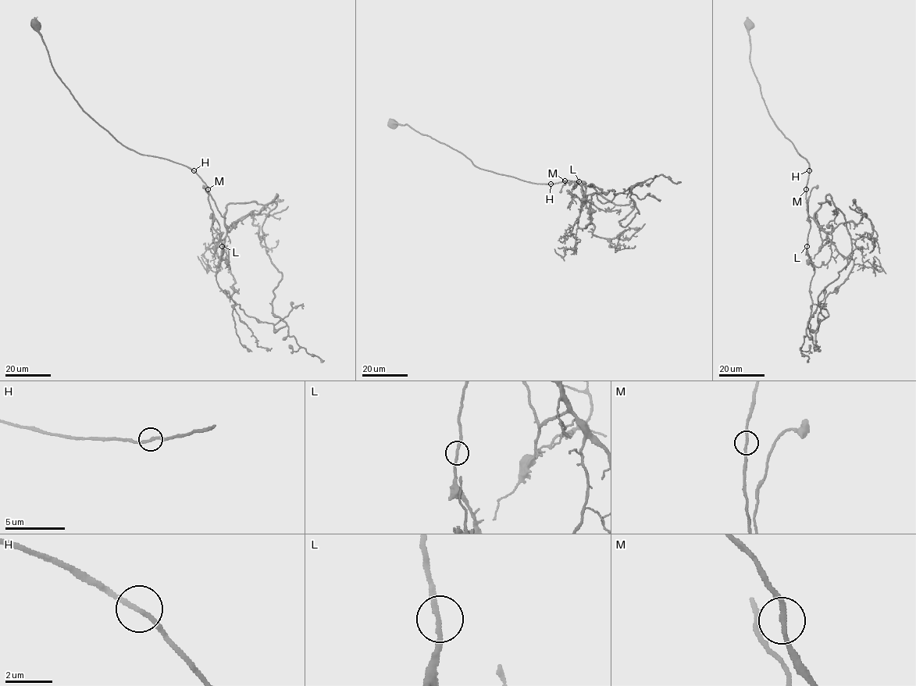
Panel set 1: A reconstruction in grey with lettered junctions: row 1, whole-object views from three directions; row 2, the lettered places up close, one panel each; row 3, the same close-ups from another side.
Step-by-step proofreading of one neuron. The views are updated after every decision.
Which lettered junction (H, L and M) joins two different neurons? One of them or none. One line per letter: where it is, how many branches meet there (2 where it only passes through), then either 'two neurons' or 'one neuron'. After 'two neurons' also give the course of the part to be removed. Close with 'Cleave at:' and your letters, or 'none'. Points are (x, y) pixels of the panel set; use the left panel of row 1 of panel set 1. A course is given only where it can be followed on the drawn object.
H: at (194, 170); 2 branches meet; one neuron
L: at (222, 246); 2 branches meet; one neuron
M: at (208, 189); 2 branches meet; one neuron
Cleave at: none

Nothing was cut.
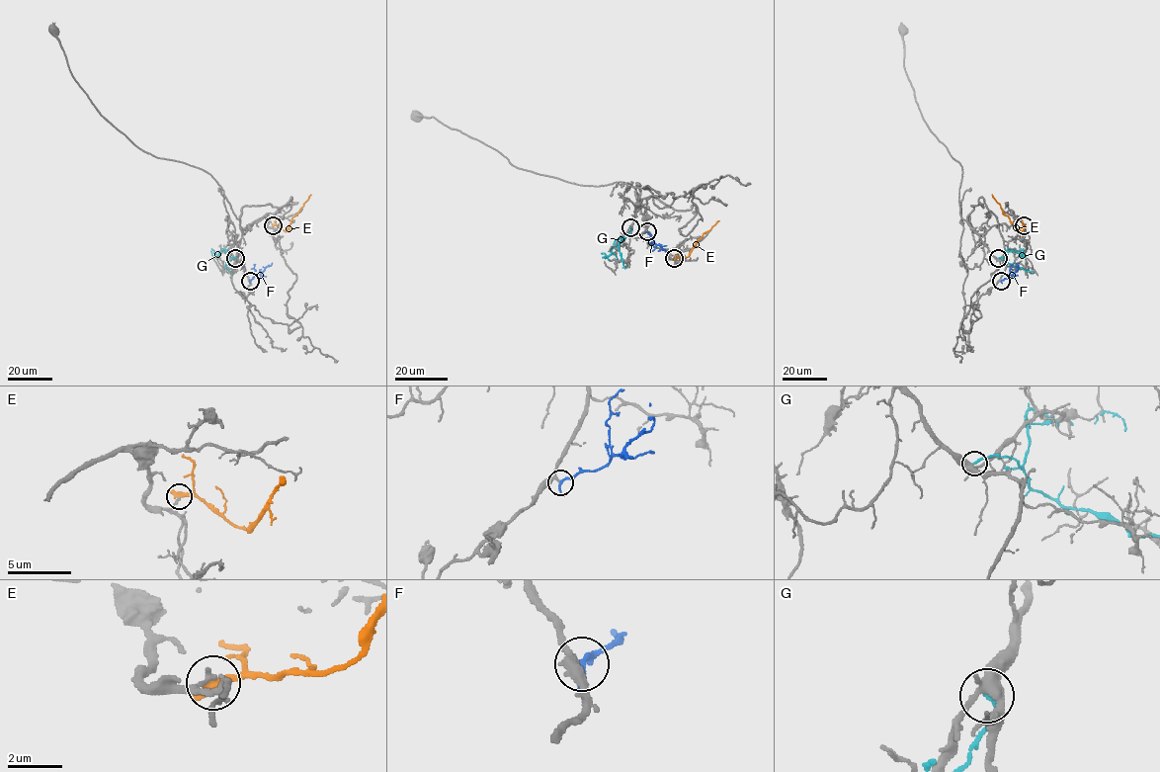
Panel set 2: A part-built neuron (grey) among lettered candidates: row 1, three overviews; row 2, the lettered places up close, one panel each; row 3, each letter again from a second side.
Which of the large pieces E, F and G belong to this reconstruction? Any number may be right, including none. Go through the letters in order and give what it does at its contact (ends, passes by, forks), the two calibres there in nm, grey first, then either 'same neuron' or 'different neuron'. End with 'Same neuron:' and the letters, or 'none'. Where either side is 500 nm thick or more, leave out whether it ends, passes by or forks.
E: it ends | 180/480 nm | different neuron
F: it ends | 200/220 nm | same neuron
G: it ends | 400/190 nm | different neuron
Same neuron: F

